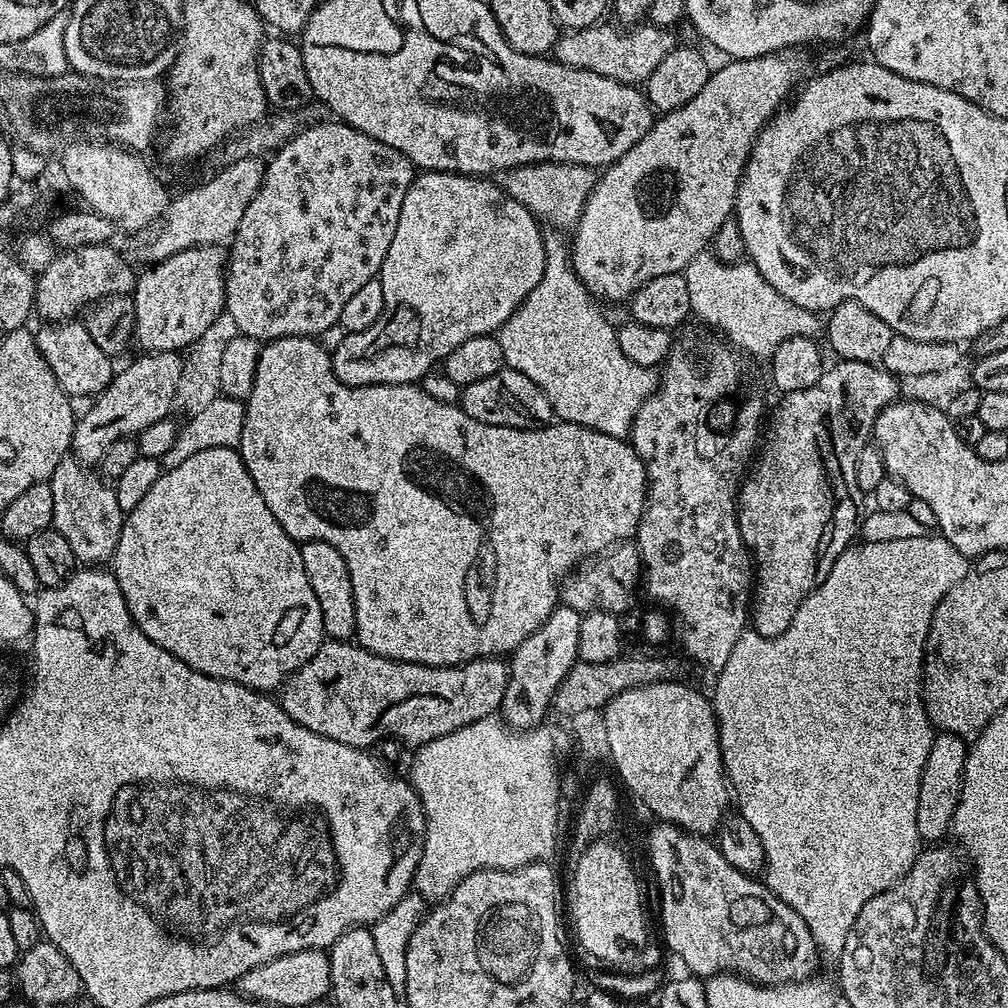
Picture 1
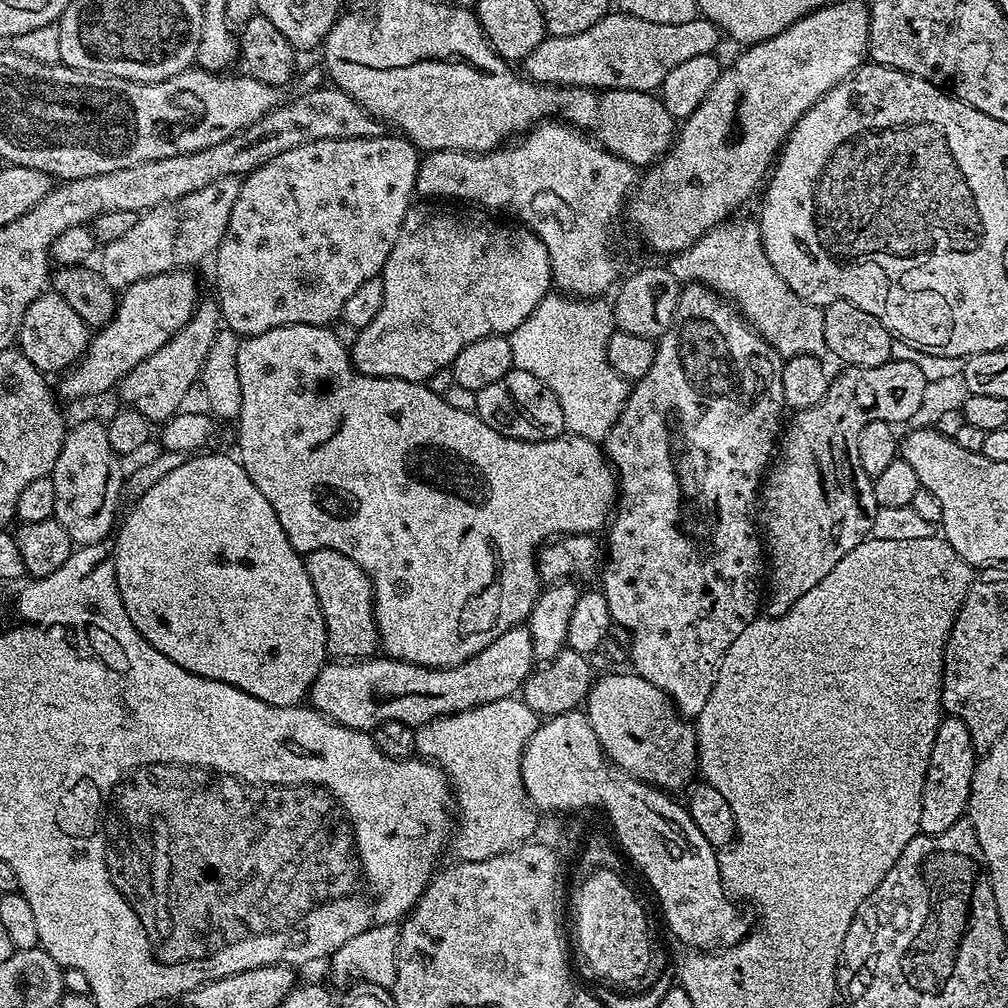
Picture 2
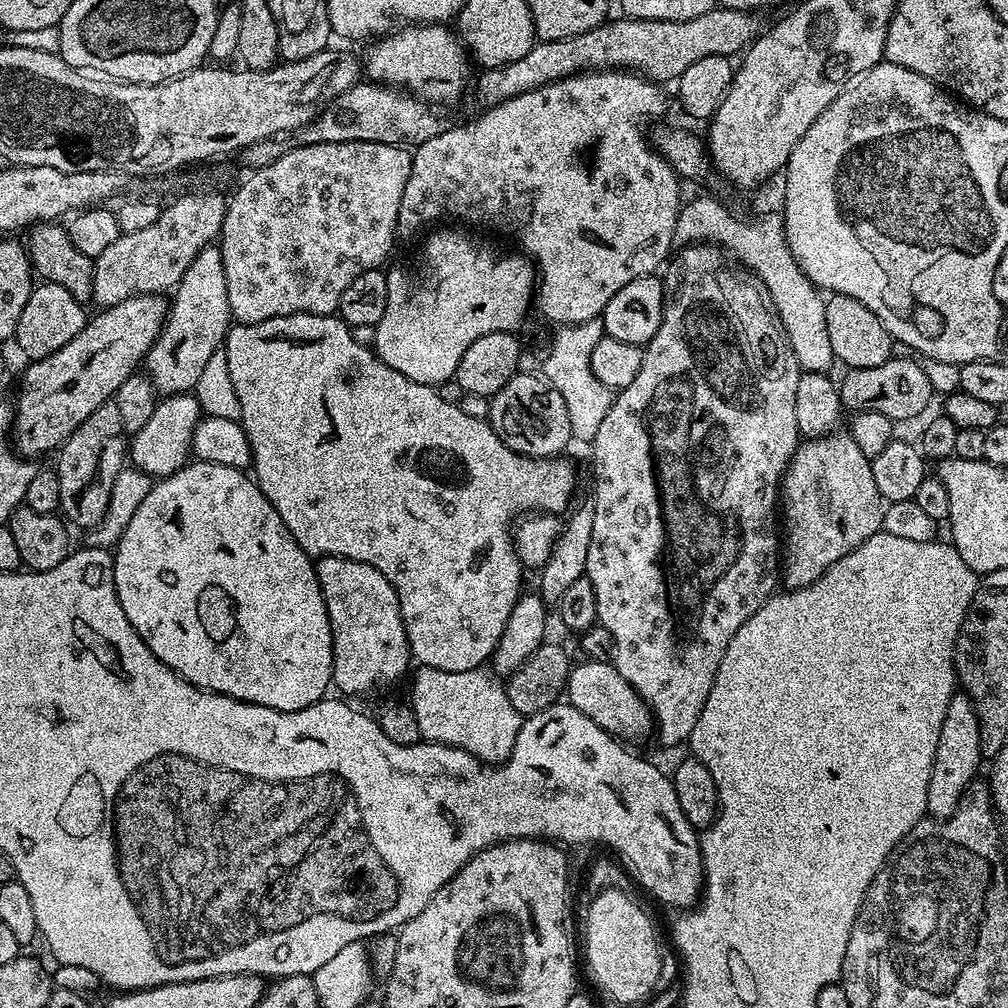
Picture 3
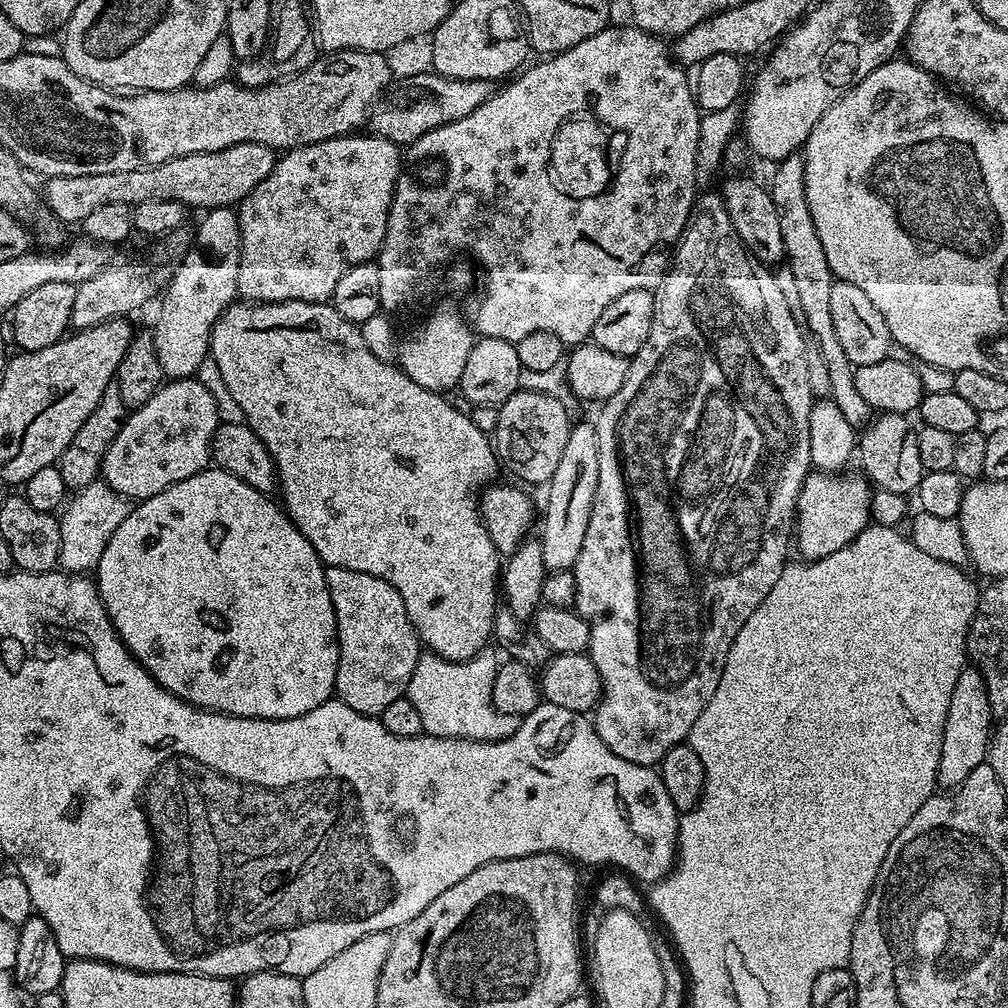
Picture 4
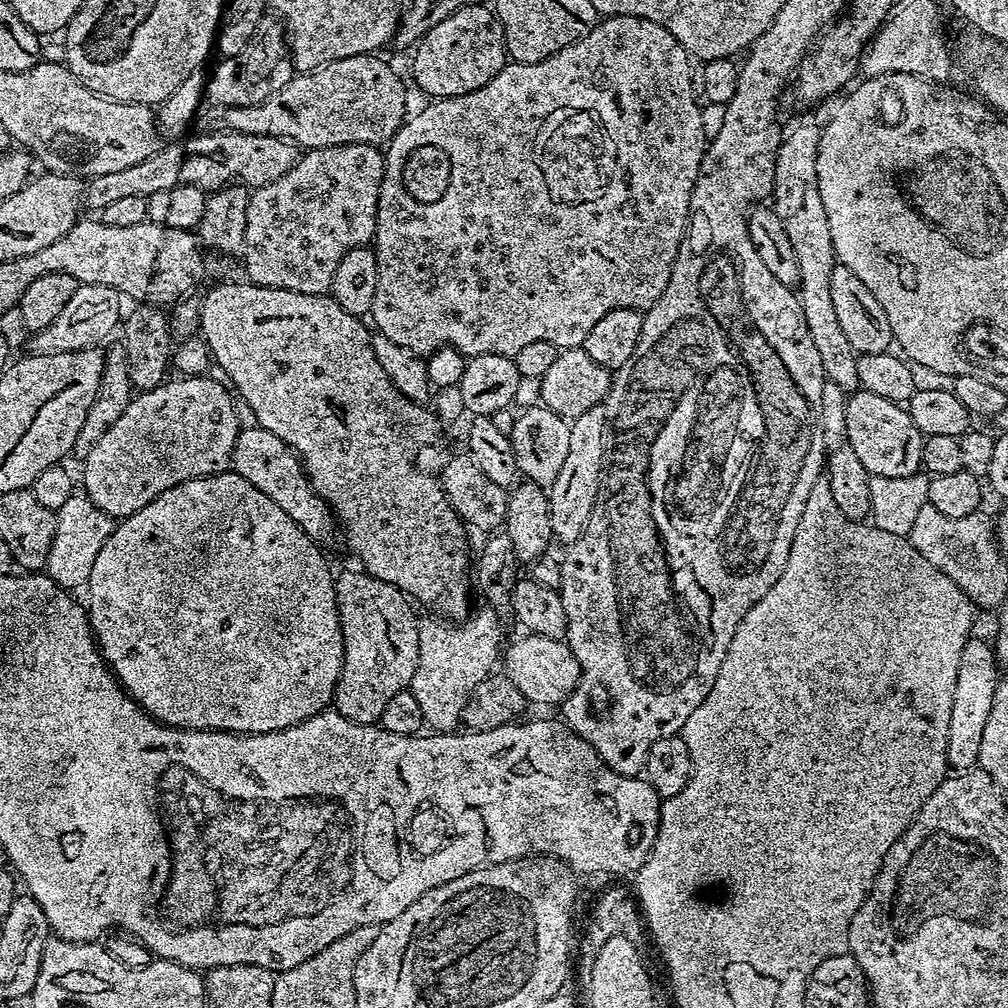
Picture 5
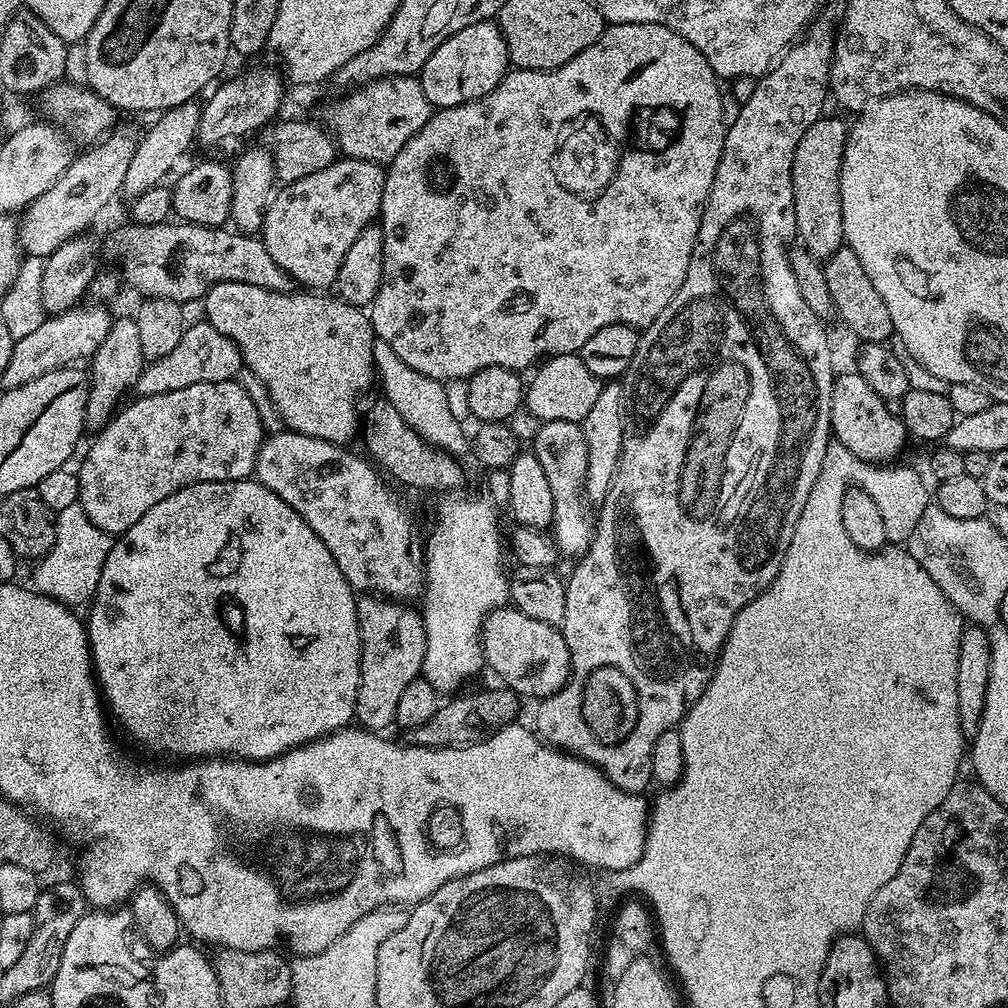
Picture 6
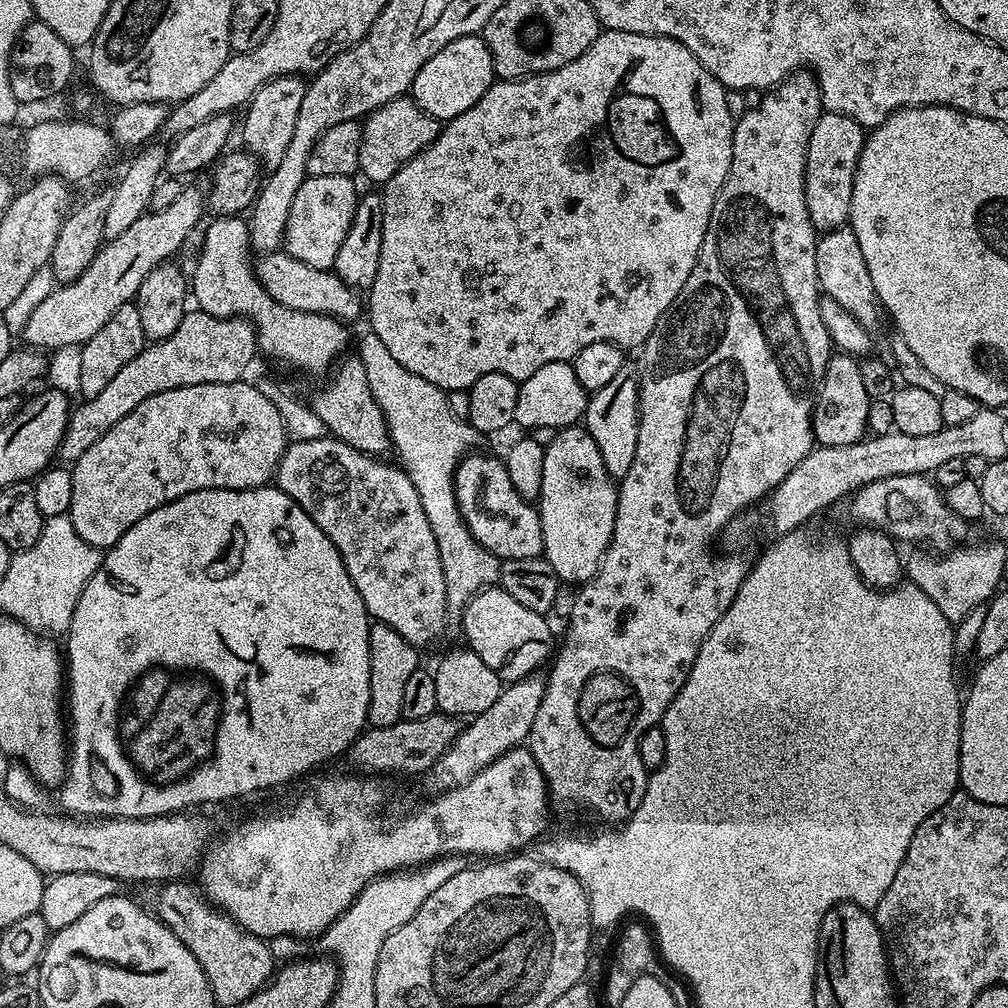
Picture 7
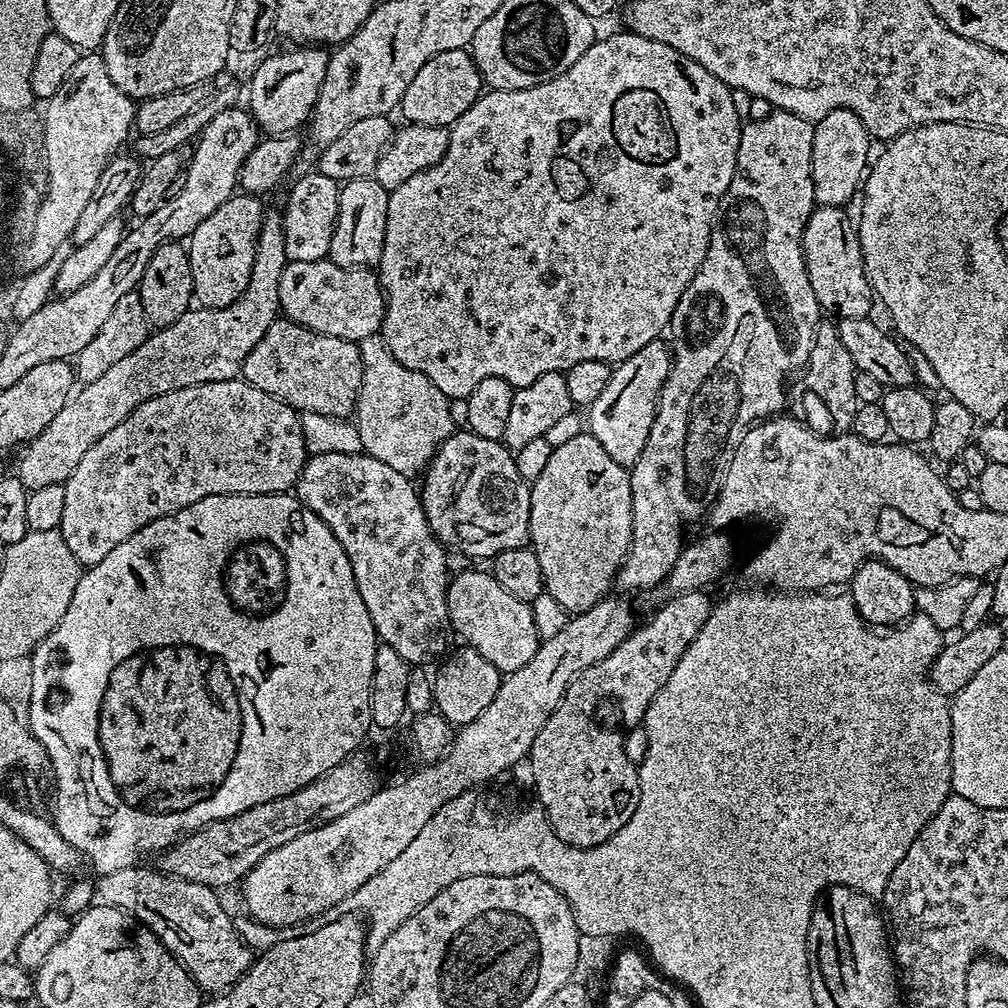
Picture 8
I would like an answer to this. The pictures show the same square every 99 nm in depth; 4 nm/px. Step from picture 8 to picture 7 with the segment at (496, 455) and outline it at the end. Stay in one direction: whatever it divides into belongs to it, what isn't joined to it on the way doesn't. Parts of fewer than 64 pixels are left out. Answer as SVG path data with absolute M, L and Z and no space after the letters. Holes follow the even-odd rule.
M469 454L461 460L460 465L456 467L456 501L460 503L460 513L464 515L464 524L470 530L470 534L475 540L486 549L487 552L495 554L497 560L503 562L512 559L538 559L544 554L544 539L542 538L542 522L540 521L540 513L529 501L522 498L522 494L518 494L518 490L514 490L514 482L510 482L510 474L506 470L503 459L497 456L476 456L480 454Z

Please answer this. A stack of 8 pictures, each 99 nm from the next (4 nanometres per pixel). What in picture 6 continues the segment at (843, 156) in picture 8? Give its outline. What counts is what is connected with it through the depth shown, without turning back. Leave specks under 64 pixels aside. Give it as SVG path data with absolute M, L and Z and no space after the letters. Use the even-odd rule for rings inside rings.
M821 115L819 120L802 134L802 142L798 142L798 150L794 150L792 163L792 190L794 194L794 218L796 219L796 236L801 240L803 251L809 252L813 258L821 262L837 252L844 244L844 219L842 218L842 202L840 201L840 167L842 154L846 146L849 125L843 124L836 116Z

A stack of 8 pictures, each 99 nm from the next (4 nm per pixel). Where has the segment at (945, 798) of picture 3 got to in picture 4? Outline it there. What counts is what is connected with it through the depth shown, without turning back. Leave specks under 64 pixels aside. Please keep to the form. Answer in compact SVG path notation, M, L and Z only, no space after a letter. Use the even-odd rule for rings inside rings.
M965 666L958 674L954 694L950 694L950 710L946 710L946 726L942 734L942 754L938 758L937 785L951 790L966 782L974 766L985 763L990 737L994 732L994 717L990 698L986 694L986 682L975 666Z

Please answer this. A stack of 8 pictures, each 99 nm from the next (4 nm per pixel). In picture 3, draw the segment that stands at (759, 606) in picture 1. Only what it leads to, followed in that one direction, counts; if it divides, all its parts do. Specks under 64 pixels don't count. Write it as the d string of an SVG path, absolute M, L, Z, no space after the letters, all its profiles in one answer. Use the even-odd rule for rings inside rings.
M893 358L882 362L882 366L853 368L843 373L844 381L839 381L840 402L853 413L877 412L894 422L912 420L934 399L930 378L912 358ZM825 434L819 438L808 438L797 444L796 453L784 472L782 481L782 584L785 589L810 586L834 562L838 562L850 550L862 546L883 526L883 514L886 501L878 494L874 486L872 462L869 457L854 446L851 434L836 436Z

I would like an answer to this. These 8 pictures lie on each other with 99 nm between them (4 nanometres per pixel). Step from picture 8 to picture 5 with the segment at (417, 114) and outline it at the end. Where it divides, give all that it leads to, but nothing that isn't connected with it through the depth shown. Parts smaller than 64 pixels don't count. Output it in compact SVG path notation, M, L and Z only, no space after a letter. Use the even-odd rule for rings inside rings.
M480 2L460 8L433 26L419 41L416 50L416 84L428 98L470 94L470 90L486 86L509 59L504 24L489 5L487 8Z

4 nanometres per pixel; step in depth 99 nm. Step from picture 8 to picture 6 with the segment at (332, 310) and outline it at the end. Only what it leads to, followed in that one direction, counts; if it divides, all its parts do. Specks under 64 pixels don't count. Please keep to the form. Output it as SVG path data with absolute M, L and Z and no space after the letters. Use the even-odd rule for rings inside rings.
M183 222L156 225L129 223L108 240L108 252L120 260L119 275L144 298L166 298L188 306L191 300L203 301L208 289L222 282L242 282L271 292L293 291L294 281L266 254L263 240L256 234L245 234L221 226L207 228Z

